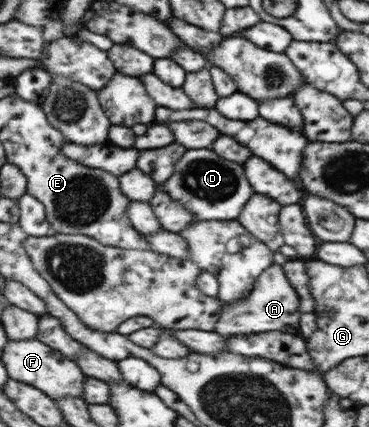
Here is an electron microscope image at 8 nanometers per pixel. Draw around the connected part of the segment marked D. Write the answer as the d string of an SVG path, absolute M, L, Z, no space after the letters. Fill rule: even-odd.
M209 149L185 151L173 175L158 185L158 191L168 194L175 202L181 202L195 220L235 220L255 193L241 164L223 159Z

